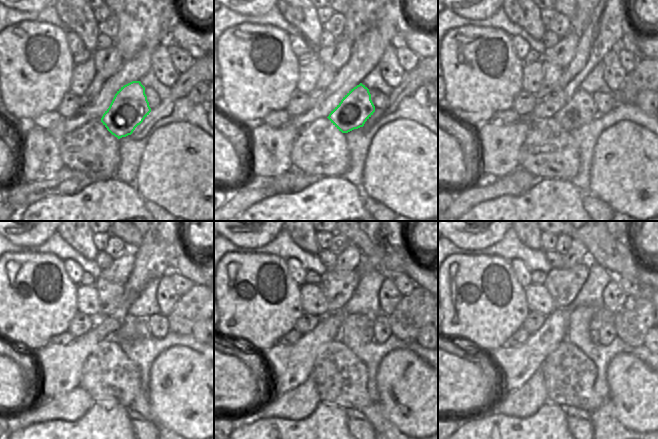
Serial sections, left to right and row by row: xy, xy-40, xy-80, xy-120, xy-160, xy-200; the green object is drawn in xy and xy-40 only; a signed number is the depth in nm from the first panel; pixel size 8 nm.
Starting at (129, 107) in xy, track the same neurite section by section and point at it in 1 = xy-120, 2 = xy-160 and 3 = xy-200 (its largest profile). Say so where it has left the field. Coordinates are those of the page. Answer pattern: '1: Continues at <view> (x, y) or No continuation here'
1: Continues at xy-120 (133, 328)
2: Continues at xy-160 (370, 333)
3: Continues at xy-200 (594, 334)

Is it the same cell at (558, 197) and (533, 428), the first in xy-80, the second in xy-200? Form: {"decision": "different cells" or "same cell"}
{"decision": "same cell"}

